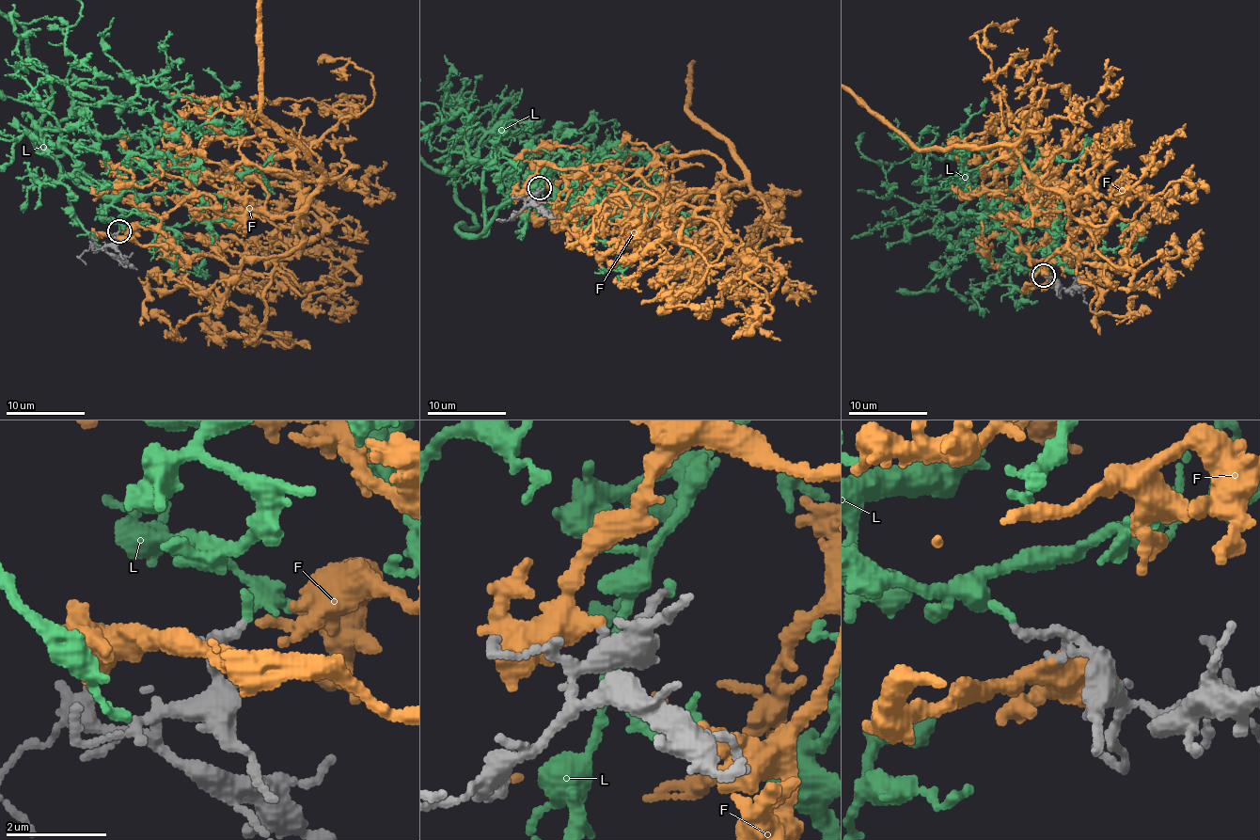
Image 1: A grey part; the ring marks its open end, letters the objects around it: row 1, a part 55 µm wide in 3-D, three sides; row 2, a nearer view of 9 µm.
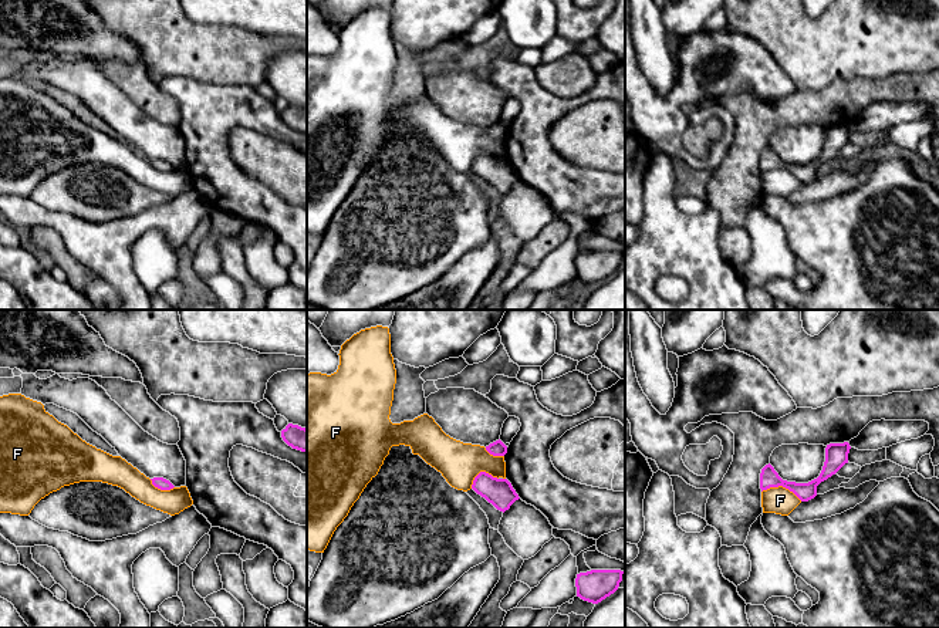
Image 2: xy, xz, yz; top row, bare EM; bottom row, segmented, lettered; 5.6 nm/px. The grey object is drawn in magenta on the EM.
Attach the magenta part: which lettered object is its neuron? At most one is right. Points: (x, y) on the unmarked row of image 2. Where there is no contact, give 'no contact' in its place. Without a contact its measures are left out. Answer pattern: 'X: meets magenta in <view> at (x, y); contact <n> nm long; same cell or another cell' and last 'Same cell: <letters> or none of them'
F: meets magenta in yz at (782, 166); contact 240 nm long; another cell
L: no contact; same cell
Same cell: L

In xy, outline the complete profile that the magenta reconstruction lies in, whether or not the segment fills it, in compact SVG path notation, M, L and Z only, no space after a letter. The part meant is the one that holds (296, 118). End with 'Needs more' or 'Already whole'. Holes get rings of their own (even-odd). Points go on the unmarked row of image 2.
M288 105L281 112L281 119L293 131L307 134L307 111L305 109Z. Already whole

